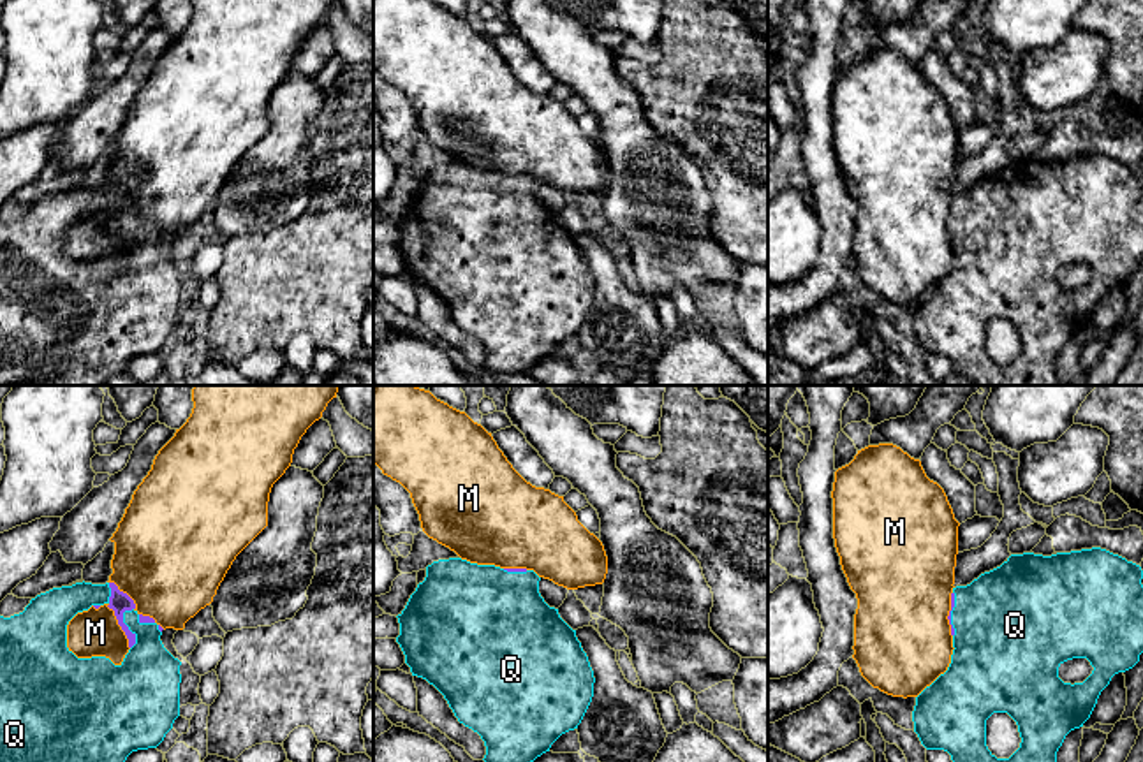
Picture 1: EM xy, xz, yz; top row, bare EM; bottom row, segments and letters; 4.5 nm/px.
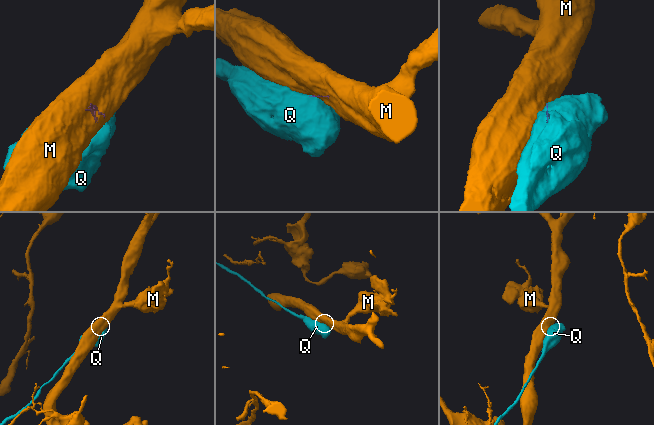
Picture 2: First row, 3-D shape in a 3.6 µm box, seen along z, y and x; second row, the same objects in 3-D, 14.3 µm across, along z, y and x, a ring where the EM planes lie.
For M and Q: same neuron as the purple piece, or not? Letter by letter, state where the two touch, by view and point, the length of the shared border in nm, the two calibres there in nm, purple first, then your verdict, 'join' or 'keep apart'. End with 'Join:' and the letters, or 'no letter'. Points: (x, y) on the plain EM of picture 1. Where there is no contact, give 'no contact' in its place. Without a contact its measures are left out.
M: xy (120, 231) | 220 nm | 90/220 nm | keep apart
Q: xy (127, 233) | 190 nm | 90/280 nm | join
Join: Q

